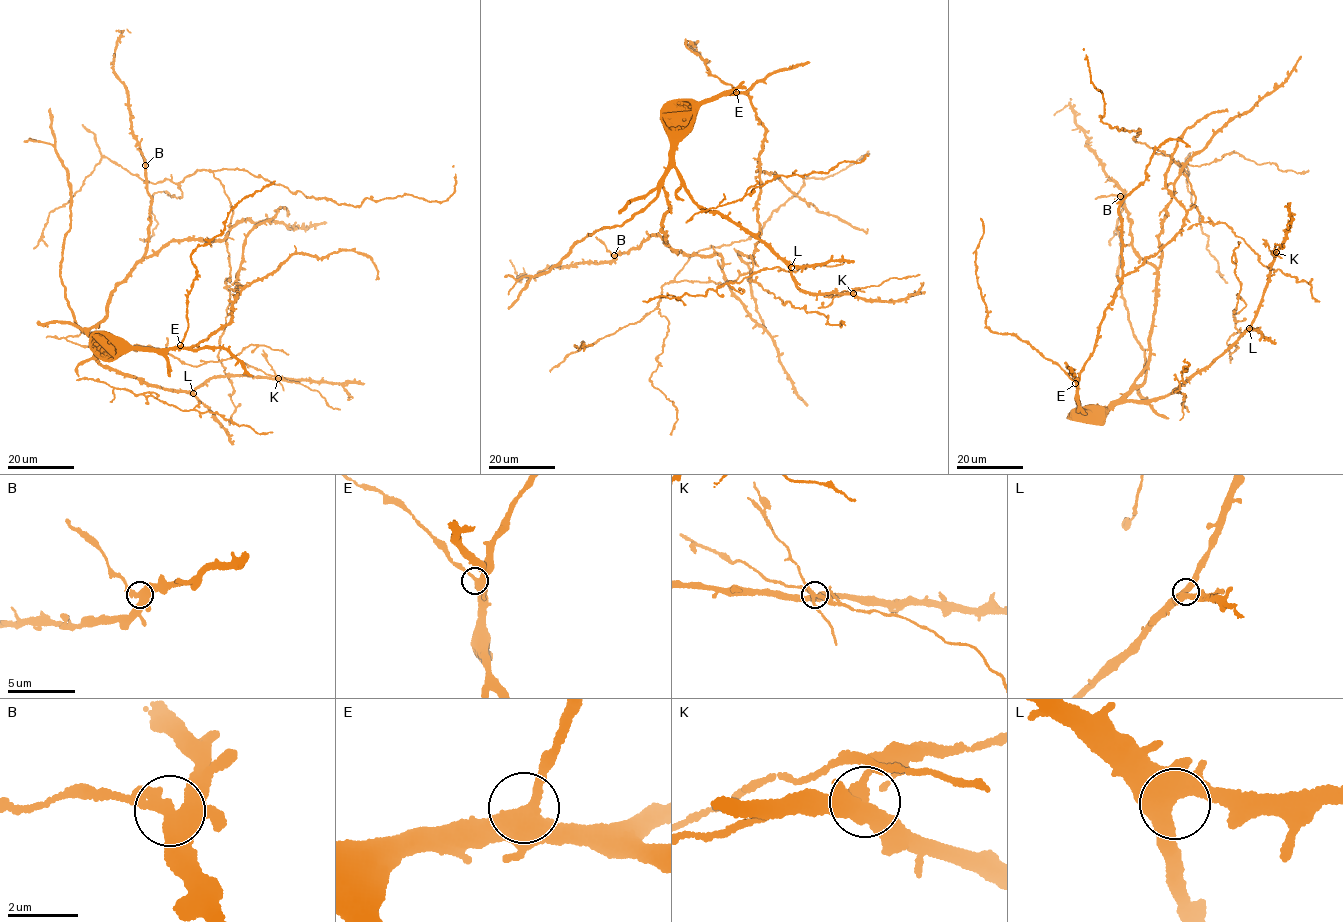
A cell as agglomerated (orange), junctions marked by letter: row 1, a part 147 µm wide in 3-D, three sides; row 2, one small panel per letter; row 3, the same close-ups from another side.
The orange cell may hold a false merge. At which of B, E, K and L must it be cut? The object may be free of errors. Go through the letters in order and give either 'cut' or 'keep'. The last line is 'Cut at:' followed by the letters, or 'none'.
B: keep
E: keep
K: cut
L: keep
Cut at: K

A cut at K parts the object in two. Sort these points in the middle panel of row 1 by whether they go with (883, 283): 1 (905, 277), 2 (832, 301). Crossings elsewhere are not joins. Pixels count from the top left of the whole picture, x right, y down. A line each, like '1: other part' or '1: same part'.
1: same part
2: same part

